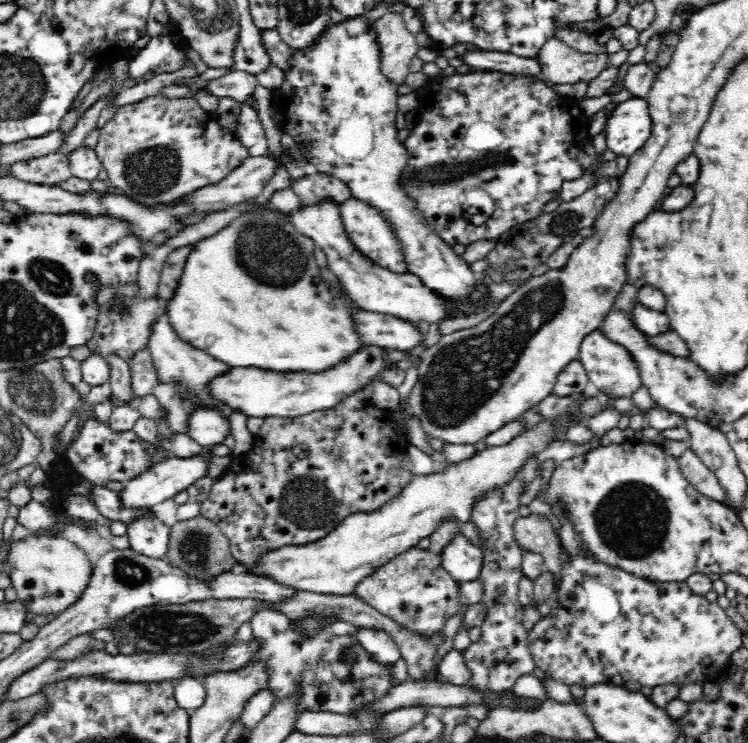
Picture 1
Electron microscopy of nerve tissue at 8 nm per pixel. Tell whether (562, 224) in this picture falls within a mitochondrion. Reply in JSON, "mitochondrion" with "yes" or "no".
{"mitochondrion":"yes"}

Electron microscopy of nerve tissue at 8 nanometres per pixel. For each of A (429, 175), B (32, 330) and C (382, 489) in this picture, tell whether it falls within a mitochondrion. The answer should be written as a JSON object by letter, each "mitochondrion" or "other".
{"A":"mitochondrion","B":"mitochondrion","C":"other"}

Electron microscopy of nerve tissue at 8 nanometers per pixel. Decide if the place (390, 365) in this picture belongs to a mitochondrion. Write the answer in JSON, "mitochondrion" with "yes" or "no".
{"mitochondrion":"no"}

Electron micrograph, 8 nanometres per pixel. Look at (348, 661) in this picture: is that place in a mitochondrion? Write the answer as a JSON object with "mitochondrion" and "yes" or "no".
{"mitochondrion":"yes"}

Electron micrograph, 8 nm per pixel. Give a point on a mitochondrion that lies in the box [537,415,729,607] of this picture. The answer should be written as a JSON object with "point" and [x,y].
{"point":[634,519]}

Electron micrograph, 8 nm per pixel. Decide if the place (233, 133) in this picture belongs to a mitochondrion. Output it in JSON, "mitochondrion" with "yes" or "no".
{"mitochondrion":"no"}

